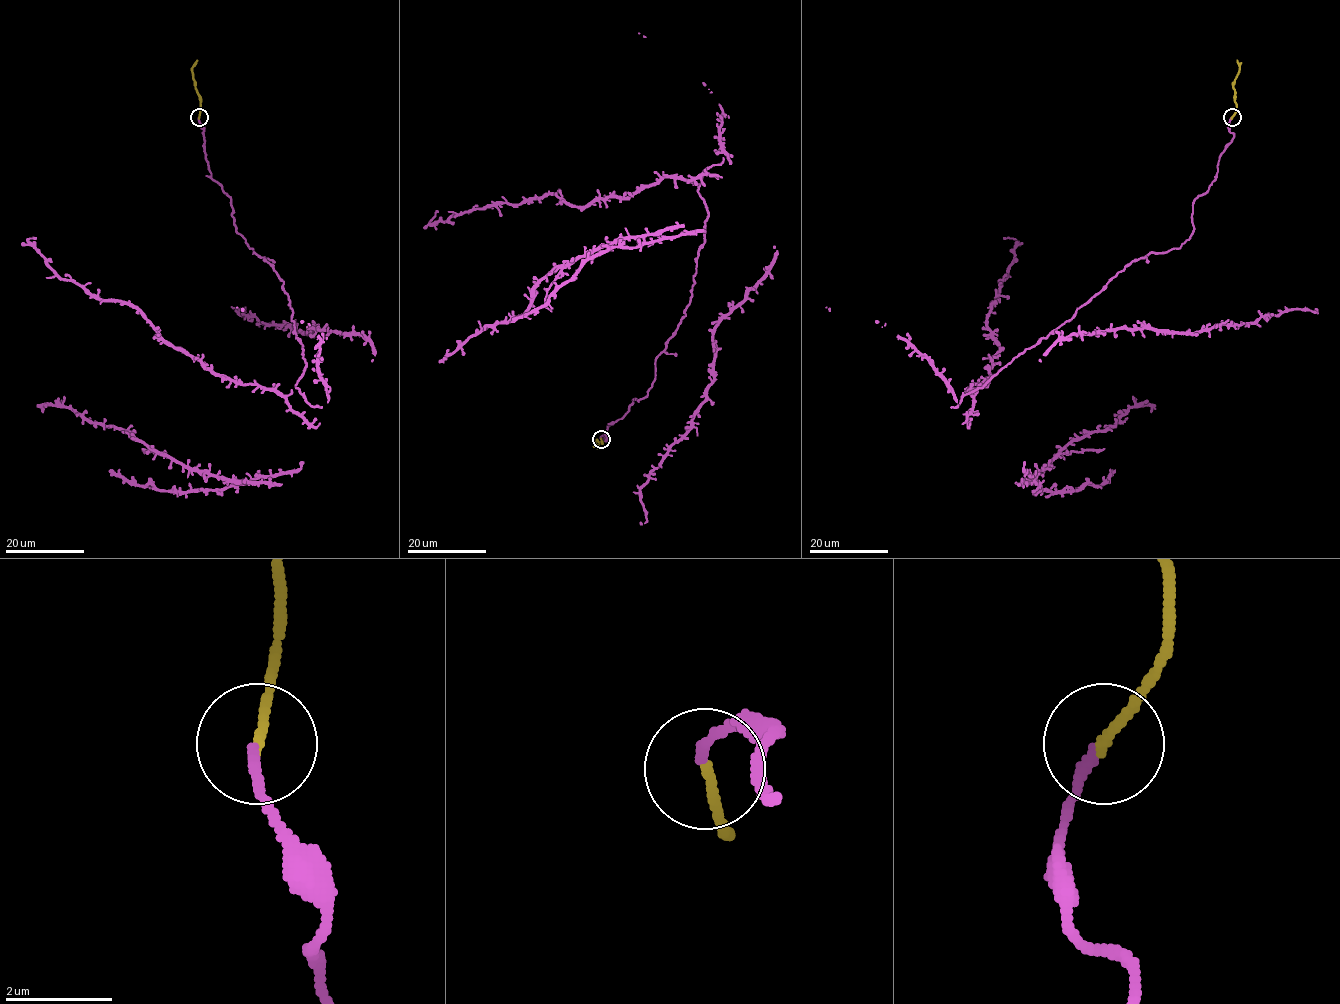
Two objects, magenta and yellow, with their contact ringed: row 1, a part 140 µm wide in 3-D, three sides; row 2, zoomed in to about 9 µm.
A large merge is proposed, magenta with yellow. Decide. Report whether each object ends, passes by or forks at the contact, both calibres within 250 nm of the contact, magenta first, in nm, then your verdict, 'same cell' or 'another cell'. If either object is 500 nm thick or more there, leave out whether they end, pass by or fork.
magenta ends there; yellow ends there; 180 nm thick on the magenta side, 170 nm on the other; same cell

